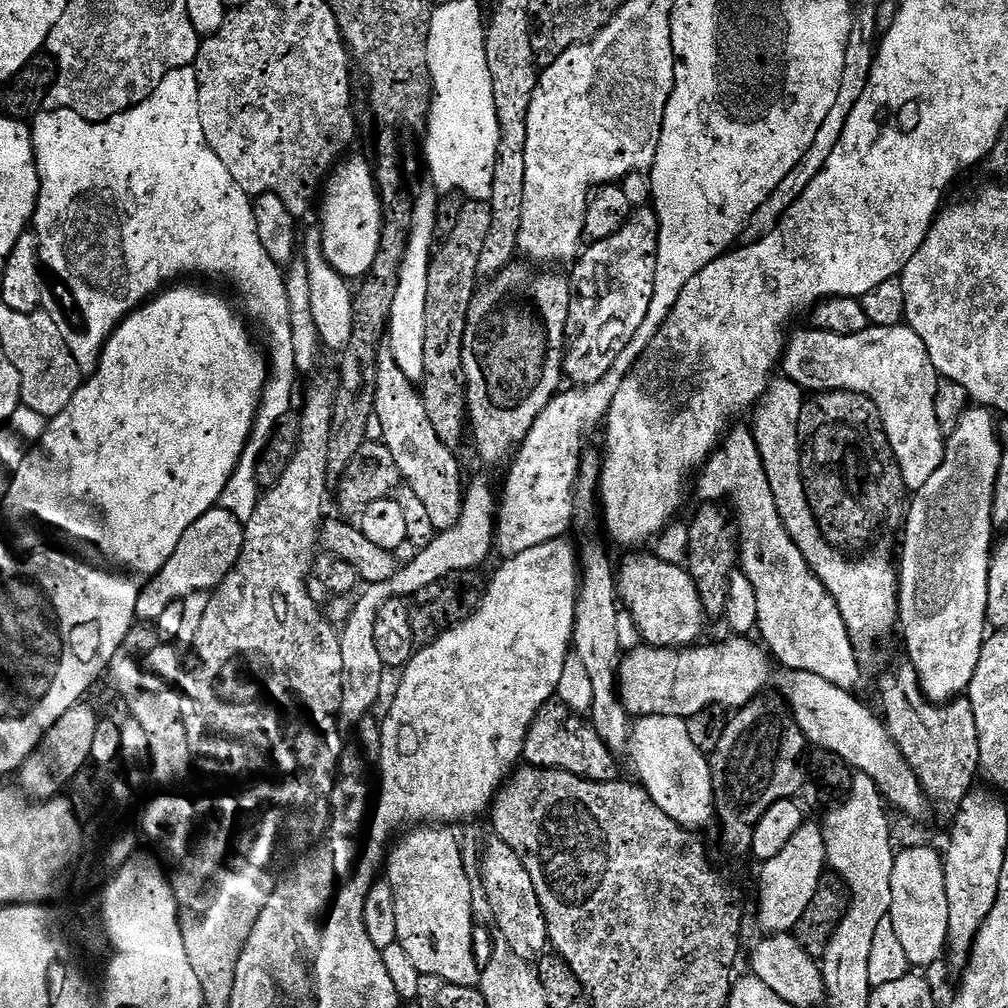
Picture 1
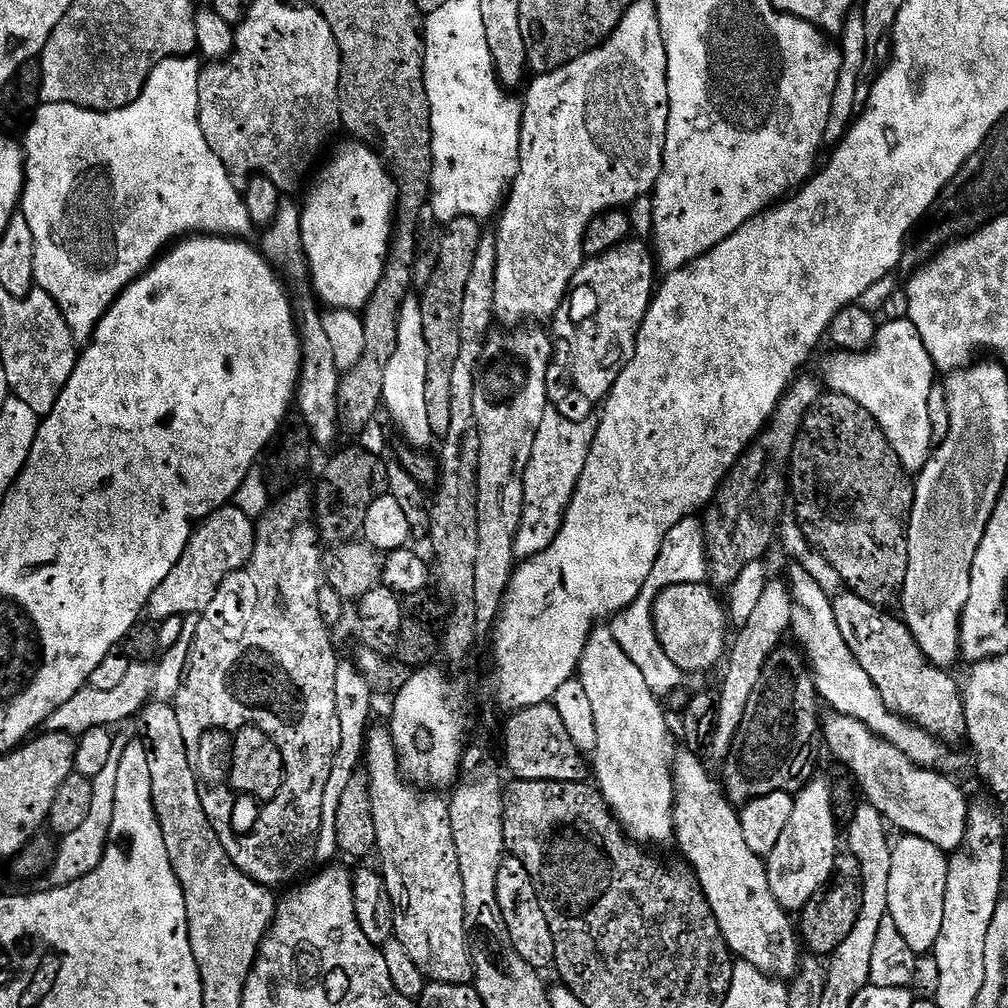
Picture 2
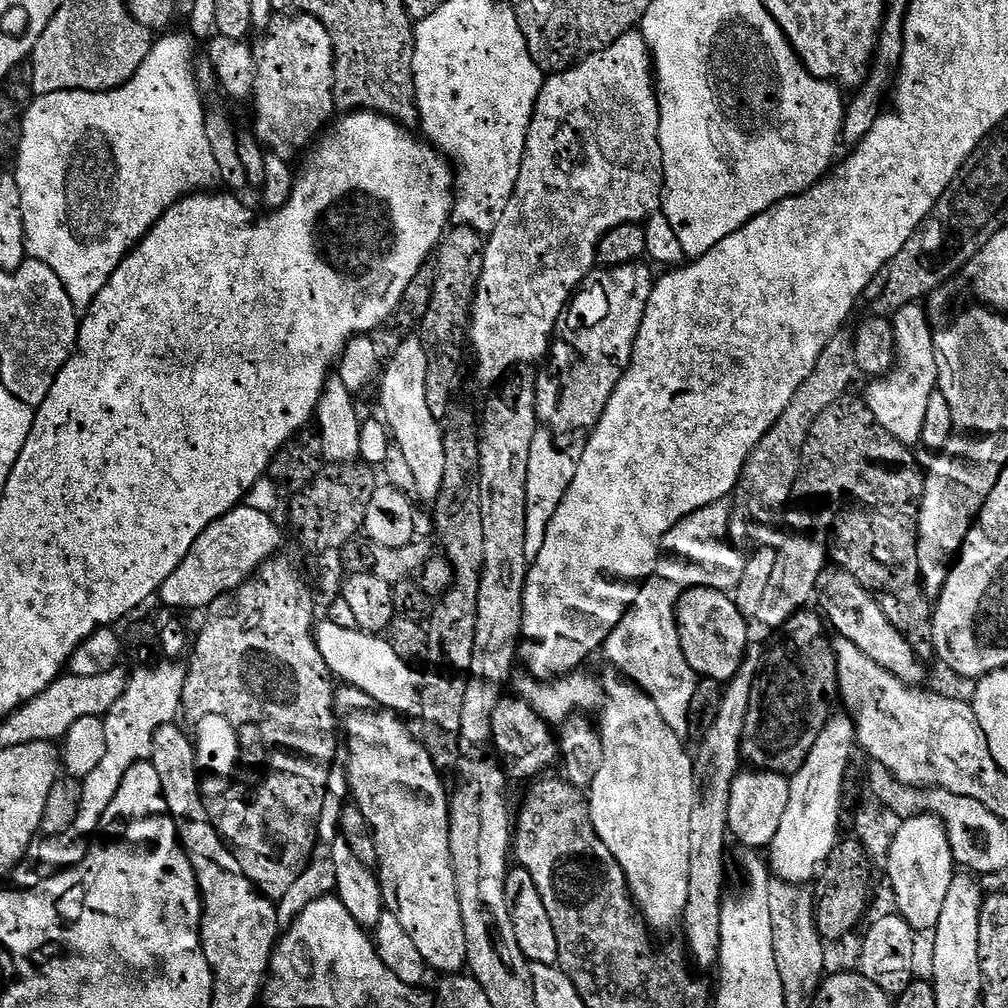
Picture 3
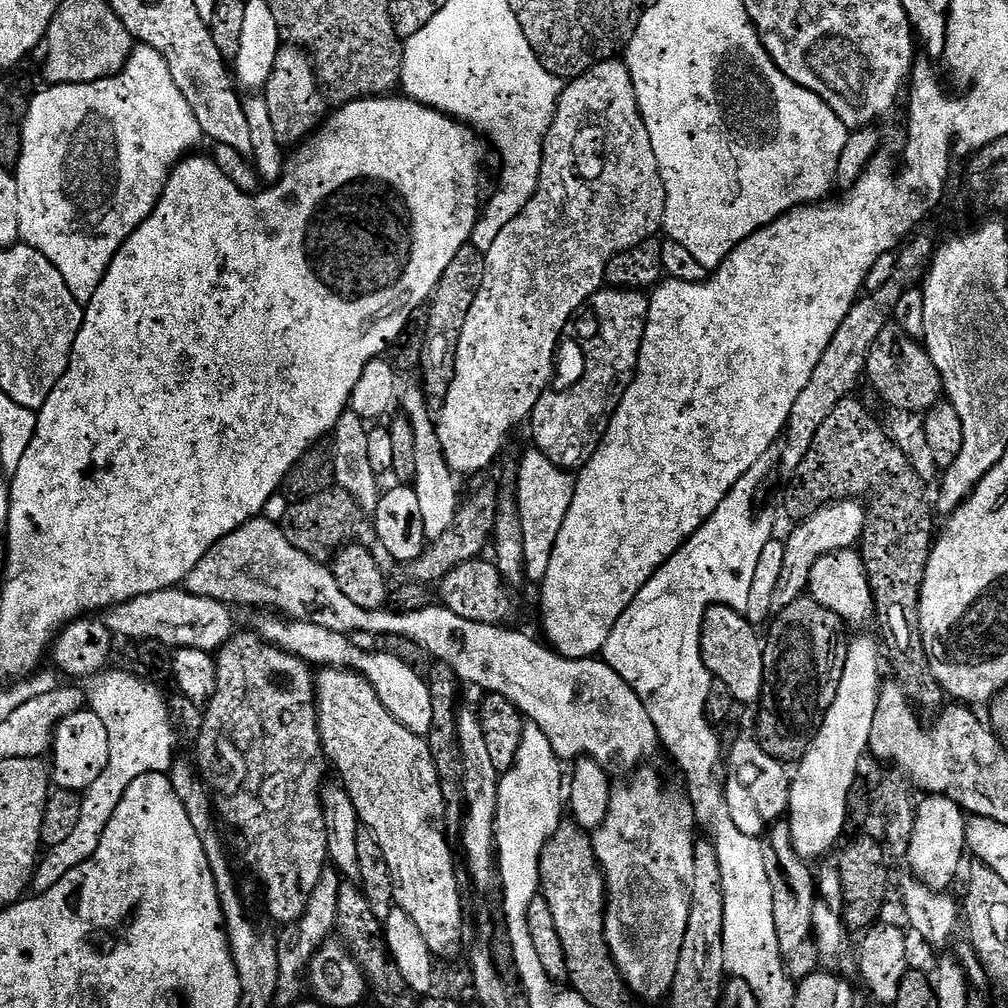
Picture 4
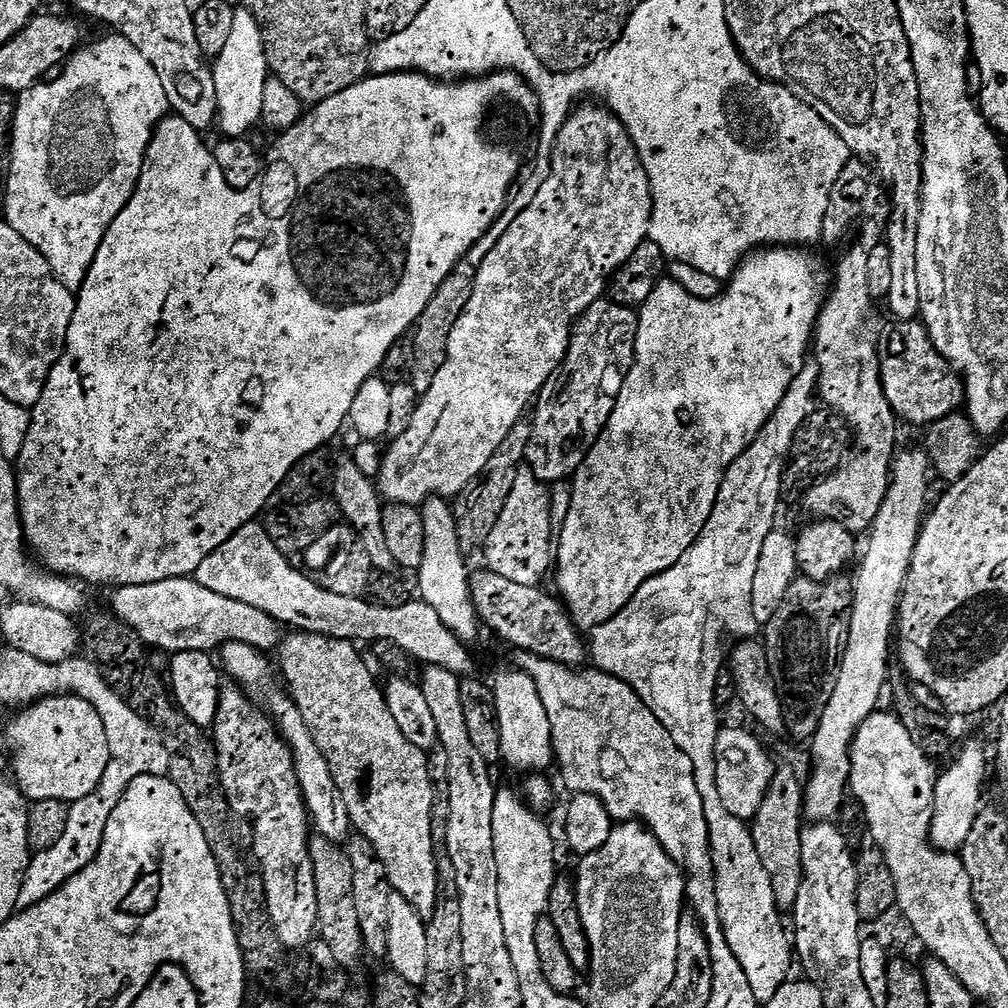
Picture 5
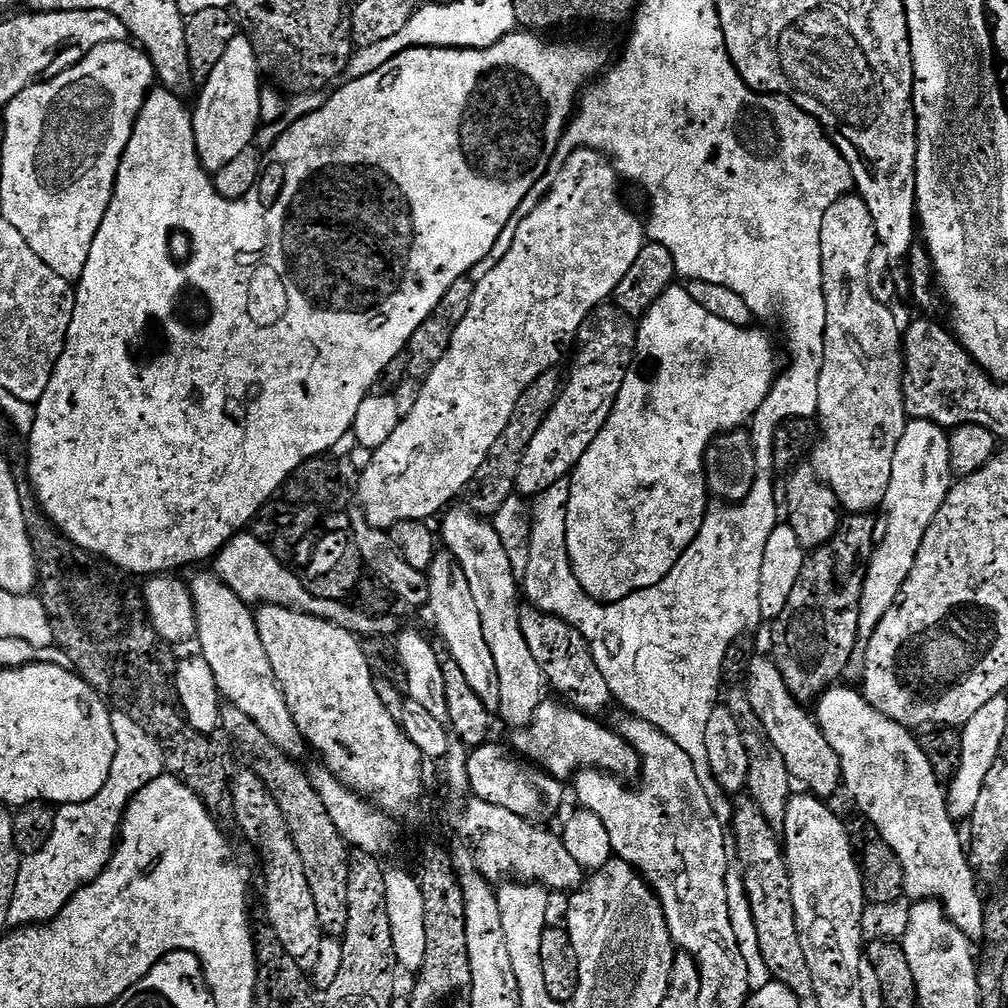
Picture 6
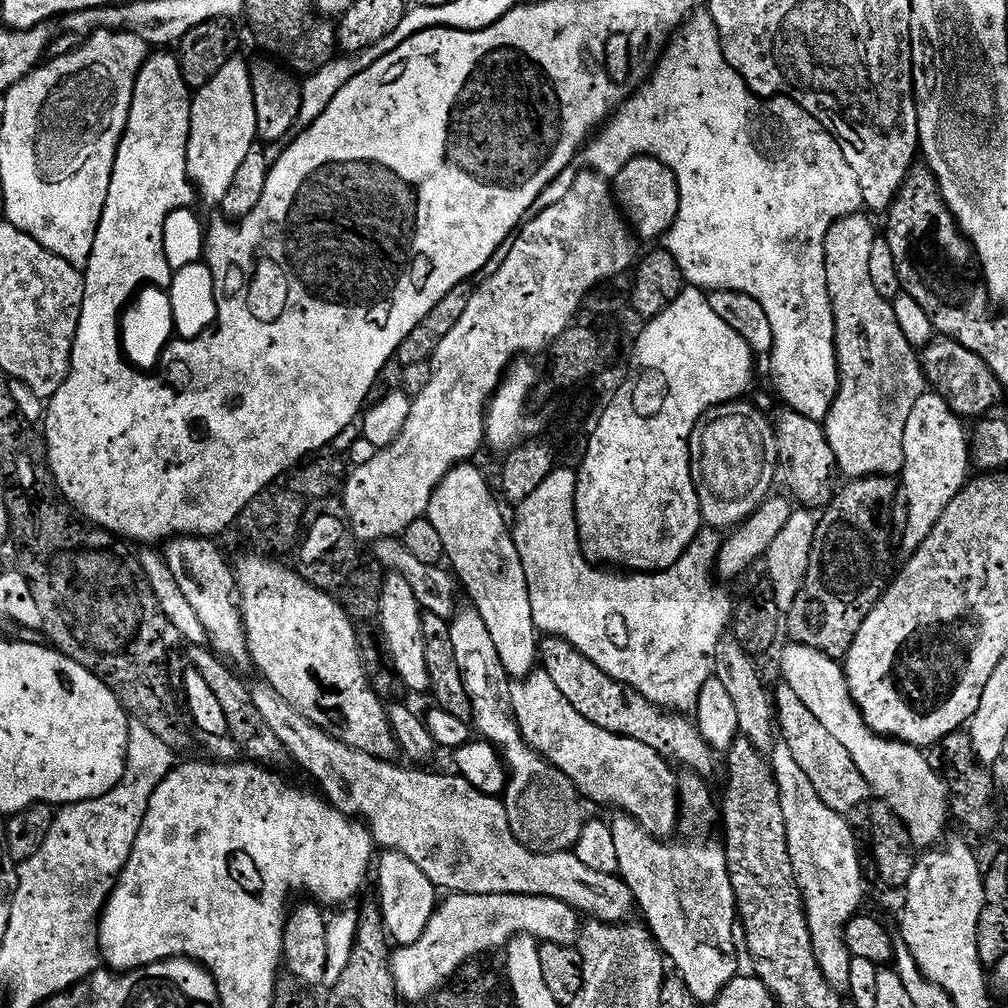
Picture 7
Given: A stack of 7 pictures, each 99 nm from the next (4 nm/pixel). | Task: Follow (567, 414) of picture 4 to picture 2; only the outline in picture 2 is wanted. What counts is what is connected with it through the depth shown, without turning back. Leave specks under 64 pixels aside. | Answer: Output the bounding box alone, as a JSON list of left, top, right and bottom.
[552,238,658,402]

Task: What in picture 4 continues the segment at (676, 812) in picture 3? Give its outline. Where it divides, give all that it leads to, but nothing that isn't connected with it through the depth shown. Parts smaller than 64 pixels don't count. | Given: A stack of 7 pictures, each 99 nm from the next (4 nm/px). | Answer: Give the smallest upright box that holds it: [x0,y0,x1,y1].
[592,771,696,1000]

